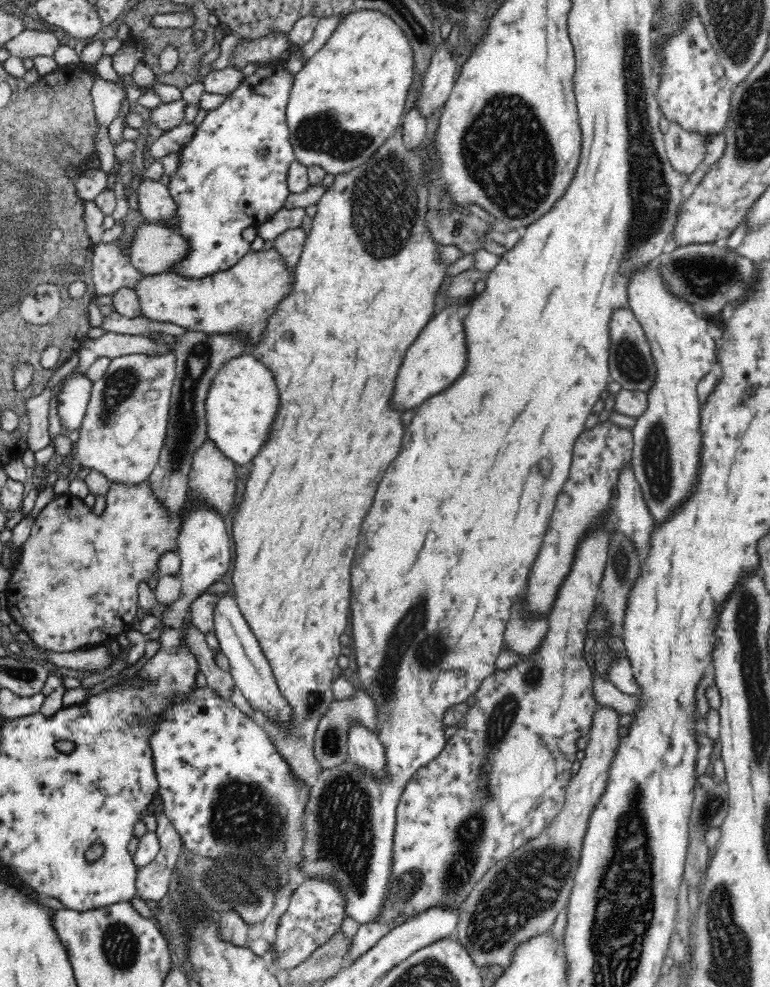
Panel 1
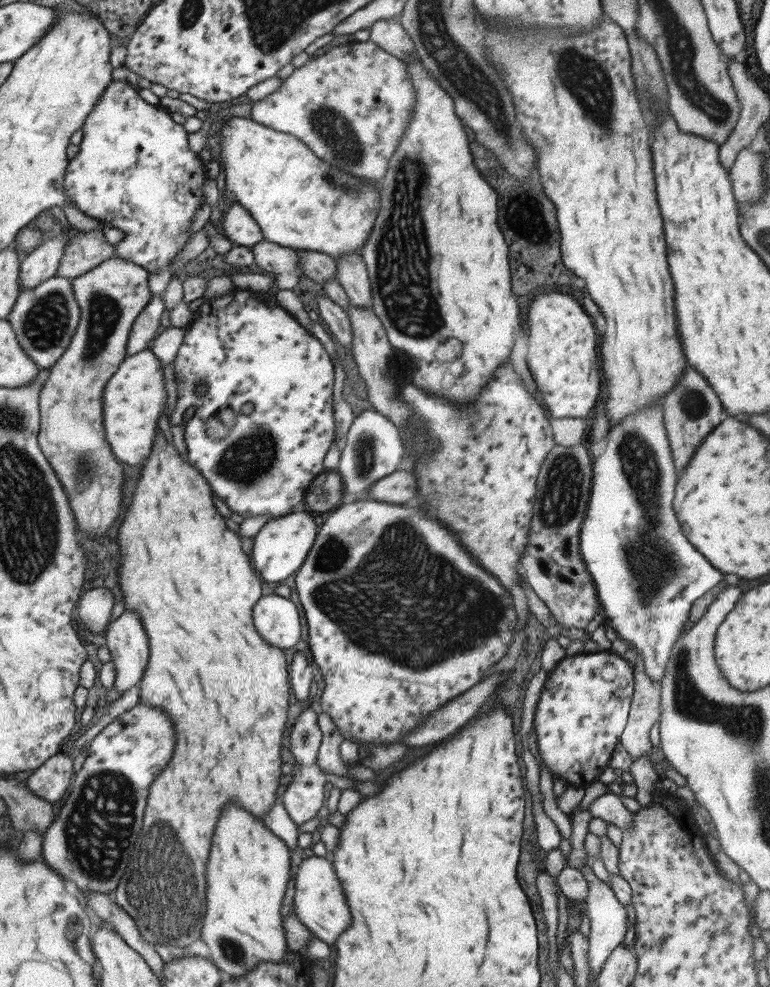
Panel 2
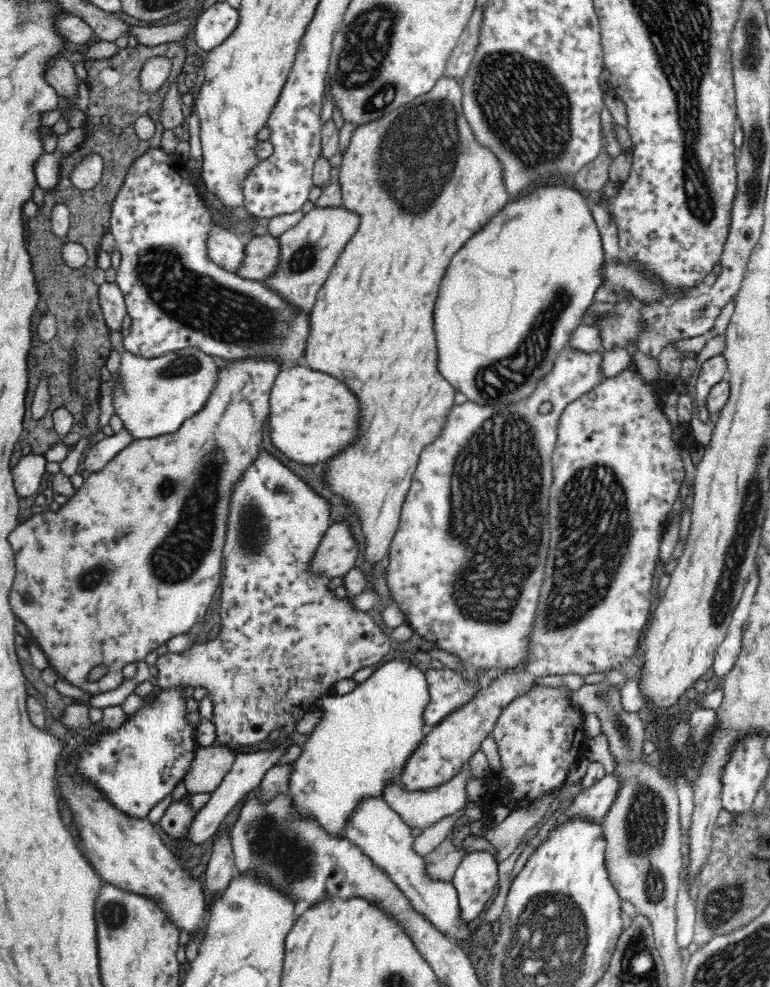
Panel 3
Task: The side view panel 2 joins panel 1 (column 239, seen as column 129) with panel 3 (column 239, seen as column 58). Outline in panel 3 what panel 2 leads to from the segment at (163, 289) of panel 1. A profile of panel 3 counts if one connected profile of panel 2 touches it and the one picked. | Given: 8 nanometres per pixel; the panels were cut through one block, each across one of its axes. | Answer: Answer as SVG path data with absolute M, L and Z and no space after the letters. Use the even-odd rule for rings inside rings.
M244 356L236 360L218 360L220 363L216 384L208 396L206 404L196 412L194 416L187 418L184 424L172 434L155 436L149 439L133 439L98 472L91 472L83 484L75 490L68 502L61 506L58 512L45 511L35 514L23 523L19 524L8 536L12 550L15 552L15 577L9 594L9 603L13 613L20 618L32 632L34 642L40 644L40 648L46 652L49 664L57 672L58 676L65 678L83 688L92 695L114 690L126 678L133 664L144 659L148 652L156 650L160 644L165 644L172 636L186 633L194 624L203 622L204 614L214 598L220 580L222 580L222 548L226 542L226 520L232 500L232 488L244 474L244 470L258 458L264 423L269 414L269 400L274 381L285 367L282 360L276 360L271 356ZM104 664L108 668L106 674L94 681L88 679L94 666Z

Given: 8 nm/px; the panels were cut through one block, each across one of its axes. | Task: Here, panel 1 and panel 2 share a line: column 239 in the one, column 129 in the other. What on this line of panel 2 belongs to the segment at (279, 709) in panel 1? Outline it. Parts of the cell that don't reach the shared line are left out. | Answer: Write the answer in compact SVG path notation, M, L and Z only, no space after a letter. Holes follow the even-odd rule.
M123 609L121 615L104 629L105 644L113 663L113 687L119 696L139 682L148 661L147 635L135 609Z

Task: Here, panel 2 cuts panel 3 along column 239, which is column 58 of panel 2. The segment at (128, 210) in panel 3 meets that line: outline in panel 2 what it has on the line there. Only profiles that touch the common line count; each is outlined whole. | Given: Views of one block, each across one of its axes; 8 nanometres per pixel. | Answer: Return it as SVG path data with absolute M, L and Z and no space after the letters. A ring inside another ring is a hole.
M53 276L37 287L19 290L7 321L23 353L42 371L53 367L69 344L79 322L79 310L69 278Z

